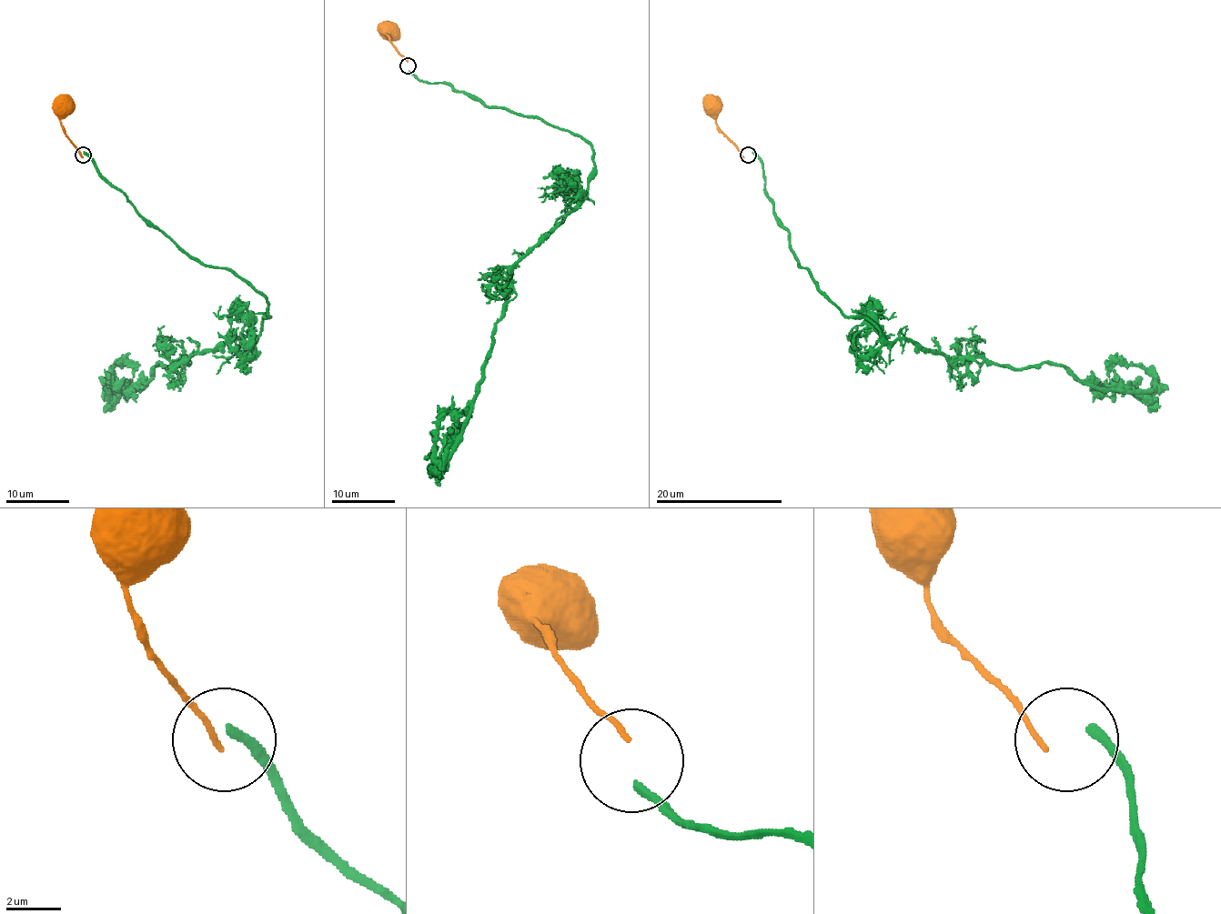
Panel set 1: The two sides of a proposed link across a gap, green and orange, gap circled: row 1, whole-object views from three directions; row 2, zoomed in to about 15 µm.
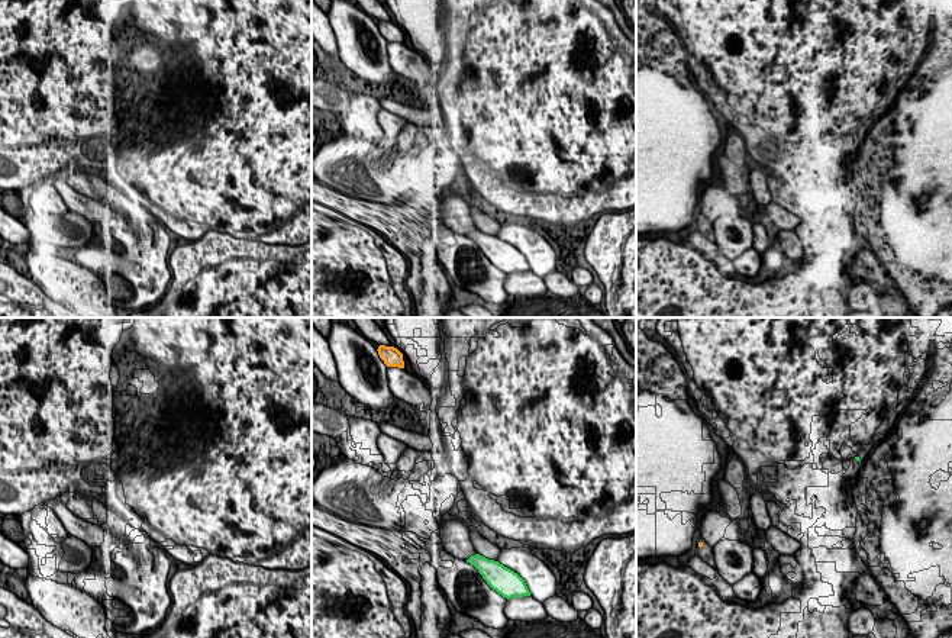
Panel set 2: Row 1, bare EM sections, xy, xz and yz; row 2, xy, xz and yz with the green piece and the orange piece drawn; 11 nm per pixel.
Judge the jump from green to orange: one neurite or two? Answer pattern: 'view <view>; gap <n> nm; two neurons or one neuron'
view xz; gap 2200 nm; two neurons

